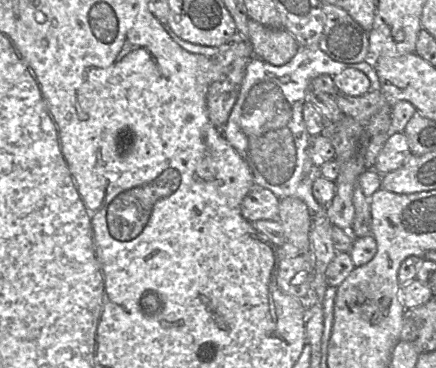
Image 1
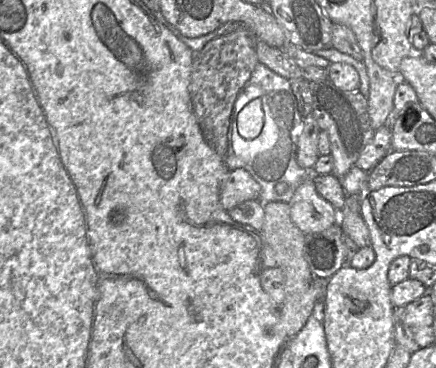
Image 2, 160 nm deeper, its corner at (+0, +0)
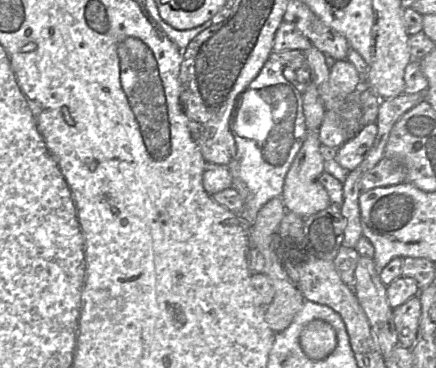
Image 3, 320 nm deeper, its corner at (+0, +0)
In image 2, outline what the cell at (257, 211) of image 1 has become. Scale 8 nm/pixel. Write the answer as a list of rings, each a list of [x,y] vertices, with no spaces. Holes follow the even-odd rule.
[[[245,169],[228,170],[220,189],[220,200],[228,211],[247,200],[258,200],[260,185]]]

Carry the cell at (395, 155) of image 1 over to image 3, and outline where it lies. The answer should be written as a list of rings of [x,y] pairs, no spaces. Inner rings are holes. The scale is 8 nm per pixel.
[[[376,123],[363,127],[358,134],[344,142],[337,151],[335,161],[349,172],[357,168],[372,148],[377,135]]]

